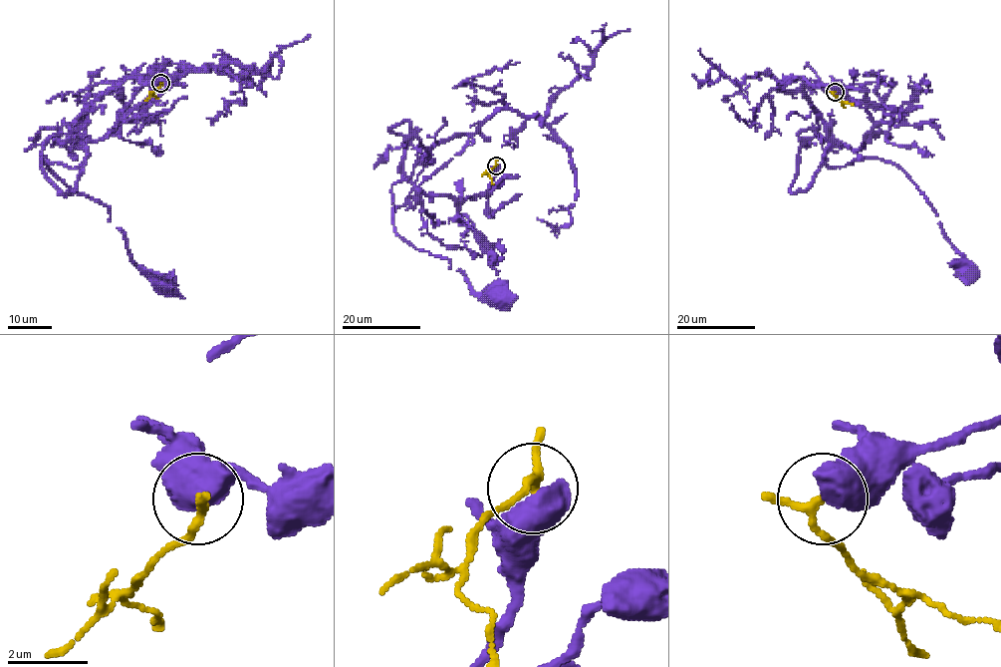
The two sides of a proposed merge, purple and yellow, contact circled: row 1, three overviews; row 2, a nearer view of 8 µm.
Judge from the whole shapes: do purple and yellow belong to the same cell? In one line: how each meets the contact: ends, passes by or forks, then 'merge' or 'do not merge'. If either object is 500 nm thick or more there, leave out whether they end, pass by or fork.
do not merge

